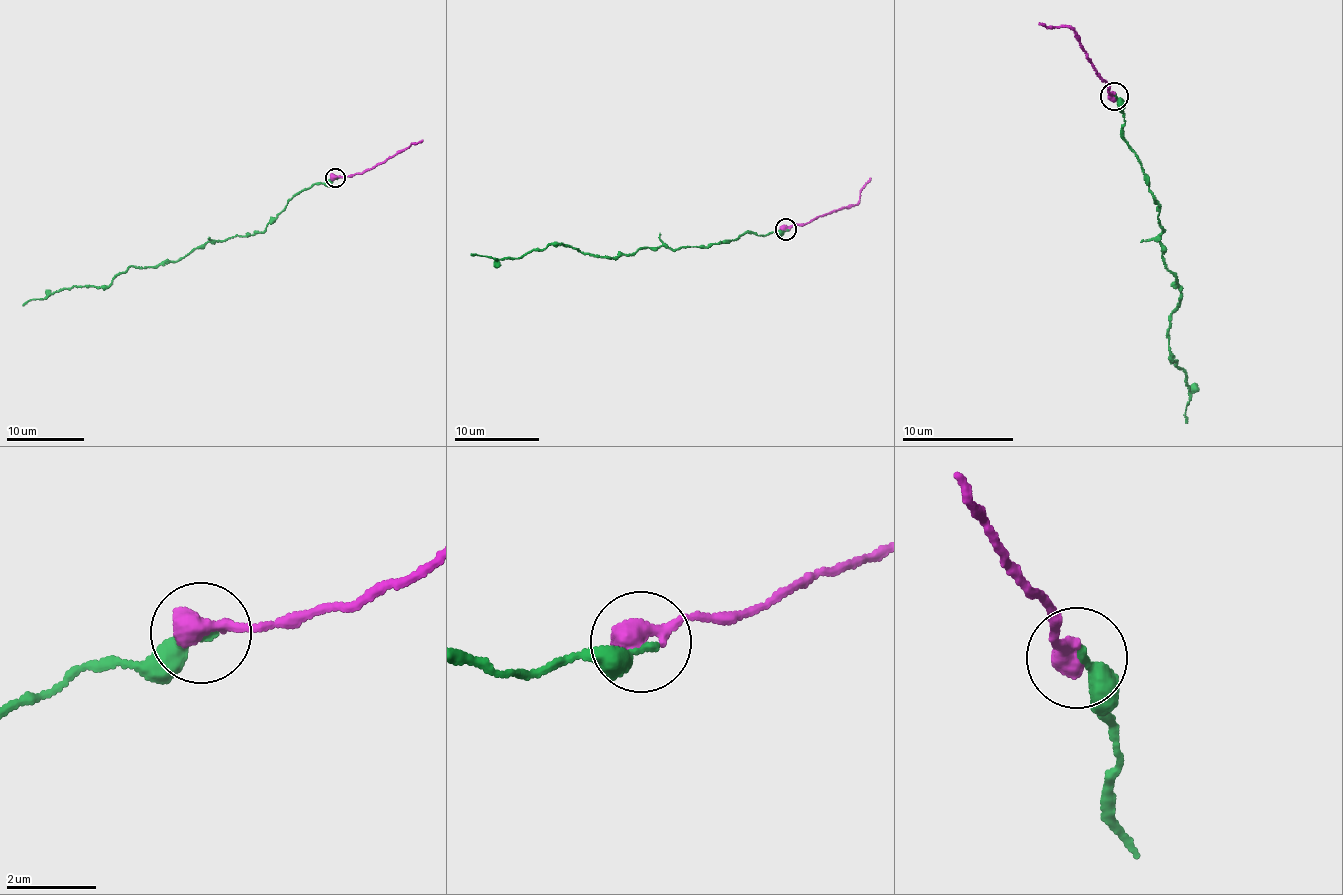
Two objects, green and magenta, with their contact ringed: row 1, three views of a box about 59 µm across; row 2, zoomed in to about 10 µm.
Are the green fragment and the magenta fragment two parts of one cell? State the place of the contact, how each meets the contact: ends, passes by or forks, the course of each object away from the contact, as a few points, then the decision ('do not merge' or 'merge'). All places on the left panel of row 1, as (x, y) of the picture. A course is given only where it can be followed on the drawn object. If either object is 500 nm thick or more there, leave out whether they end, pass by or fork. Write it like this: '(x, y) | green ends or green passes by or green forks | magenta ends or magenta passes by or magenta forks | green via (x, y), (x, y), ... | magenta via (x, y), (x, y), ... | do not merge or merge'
(335, 178) | green via (334, 177), (296, 192), (262, 232), (207, 241), (174, 262), (129, 267), (107, 287), (59, 288), (22, 305) | magenta via (334, 177), (367, 171), (402, 152), (412, 142), (423, 140) | merge

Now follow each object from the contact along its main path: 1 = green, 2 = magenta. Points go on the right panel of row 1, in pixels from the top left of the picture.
1: (1114, 96), (1122, 135), (1156, 198), (1161, 256), (1180, 292), (1167, 337), (1175, 366), (1187, 374), (1187, 422)
2: (1114, 96), (1098, 75), (1071, 27), (1047, 28), (1040, 22)

